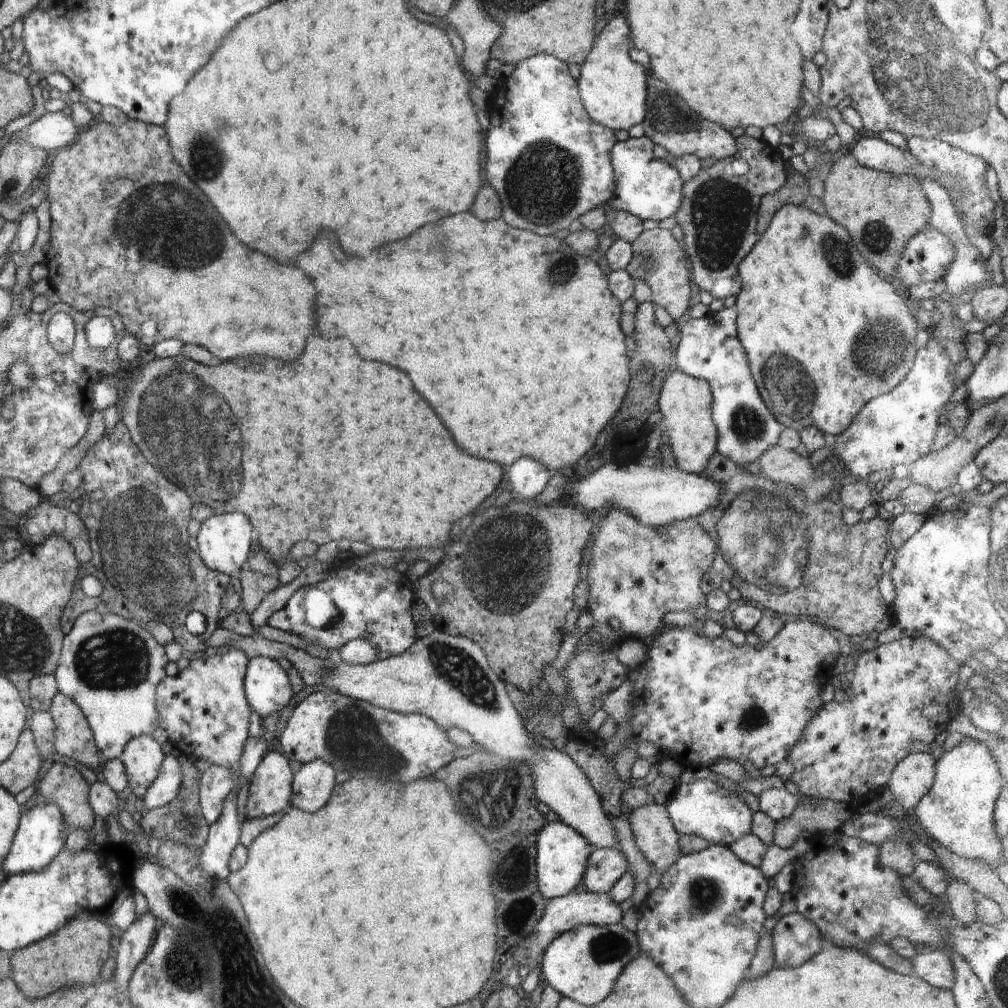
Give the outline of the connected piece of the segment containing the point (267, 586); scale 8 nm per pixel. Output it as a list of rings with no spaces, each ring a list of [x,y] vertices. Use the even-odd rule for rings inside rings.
[[[249,564],[245,565],[238,574],[242,584],[241,606],[247,613],[252,613],[265,595],[276,590],[280,586],[278,579],[271,576],[263,576],[259,572],[253,572],[249,569]]]

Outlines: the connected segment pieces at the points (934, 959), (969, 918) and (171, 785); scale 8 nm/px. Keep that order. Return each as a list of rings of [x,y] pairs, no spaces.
[[[930,949],[930,952],[916,954],[911,962],[916,977],[932,987],[952,989],[955,982],[954,968],[947,950]]]
[[[954,879],[948,884],[945,893],[955,920],[958,920],[962,926],[970,926],[977,921],[975,893],[964,882]]]
[[[174,755],[167,756],[164,765],[159,769],[159,777],[150,787],[145,796],[142,796],[143,806],[150,811],[168,804],[178,796],[182,784],[182,770],[180,762]]]

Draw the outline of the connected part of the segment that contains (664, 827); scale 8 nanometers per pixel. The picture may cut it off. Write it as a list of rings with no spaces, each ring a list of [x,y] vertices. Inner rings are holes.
[[[646,804],[627,816],[634,840],[646,860],[666,872],[683,856],[682,836],[671,821],[666,805]]]

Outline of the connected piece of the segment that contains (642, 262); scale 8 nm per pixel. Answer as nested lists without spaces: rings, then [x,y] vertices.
[[[654,228],[643,230],[642,234],[631,243],[632,261],[625,269],[632,279],[644,280],[650,288],[655,305],[666,308],[672,319],[679,323],[680,316],[688,312],[690,302],[690,276],[688,276],[688,262],[680,244],[672,238],[671,230]]]

